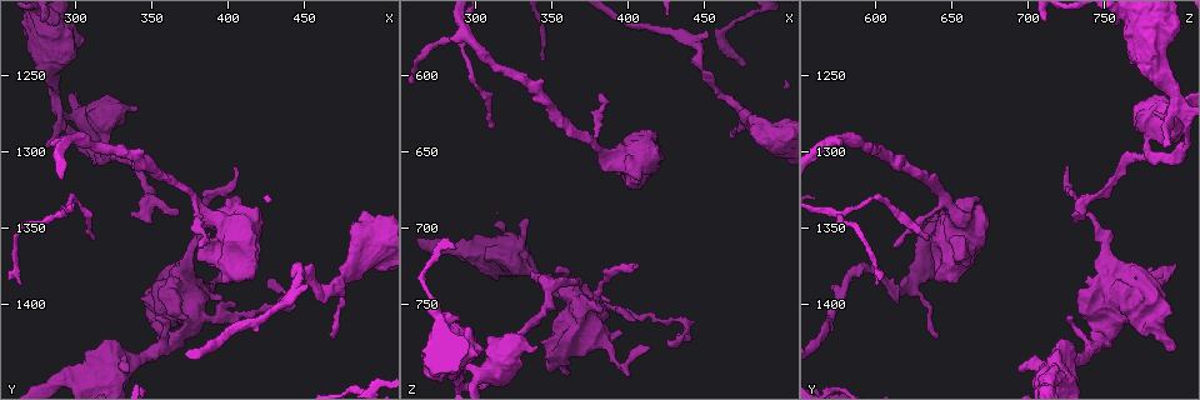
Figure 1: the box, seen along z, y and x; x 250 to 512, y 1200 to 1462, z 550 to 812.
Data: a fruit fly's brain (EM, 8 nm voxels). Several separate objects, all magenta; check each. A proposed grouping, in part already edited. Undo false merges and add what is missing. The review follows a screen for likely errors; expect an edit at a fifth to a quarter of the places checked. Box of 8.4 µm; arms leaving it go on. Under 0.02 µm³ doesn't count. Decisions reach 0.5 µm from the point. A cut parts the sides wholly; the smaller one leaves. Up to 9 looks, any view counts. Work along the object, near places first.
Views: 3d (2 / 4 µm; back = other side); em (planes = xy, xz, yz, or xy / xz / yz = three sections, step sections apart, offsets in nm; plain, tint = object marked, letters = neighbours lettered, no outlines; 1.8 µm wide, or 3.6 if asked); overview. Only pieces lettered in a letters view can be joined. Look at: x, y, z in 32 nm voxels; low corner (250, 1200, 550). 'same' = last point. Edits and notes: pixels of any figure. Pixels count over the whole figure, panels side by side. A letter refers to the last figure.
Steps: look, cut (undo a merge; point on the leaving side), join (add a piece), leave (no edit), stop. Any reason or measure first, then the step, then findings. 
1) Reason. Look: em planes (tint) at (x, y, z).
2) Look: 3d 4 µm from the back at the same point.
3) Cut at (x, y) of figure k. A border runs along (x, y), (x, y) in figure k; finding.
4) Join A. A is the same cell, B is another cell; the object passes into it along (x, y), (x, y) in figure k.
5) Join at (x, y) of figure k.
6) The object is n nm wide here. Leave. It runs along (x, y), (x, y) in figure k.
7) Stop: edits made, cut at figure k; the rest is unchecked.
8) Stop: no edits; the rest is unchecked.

Thin end. Look: em xy step 16 (letters) at (414, 1376, 778).

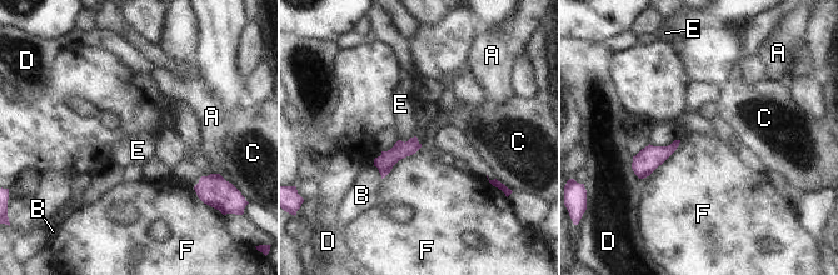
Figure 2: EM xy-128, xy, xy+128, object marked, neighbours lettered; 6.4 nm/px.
Look: em planes (letters) at the same point.

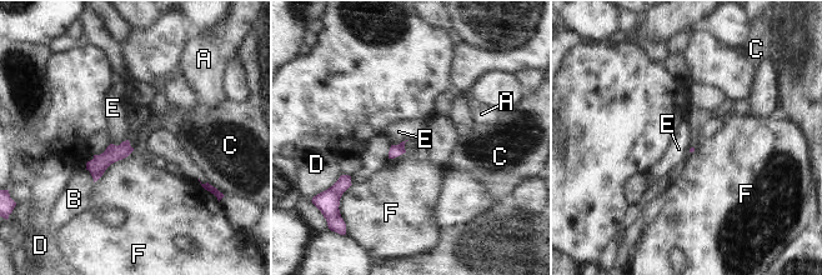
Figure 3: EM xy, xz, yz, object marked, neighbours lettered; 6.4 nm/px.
The longest contact is with F, 340 nm. Leave. A, B, C, D, E and F are other cells; none of them fits.

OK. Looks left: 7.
Sudden change in width. Look: 3d 4 µm from the back at (320, 1294, 778).

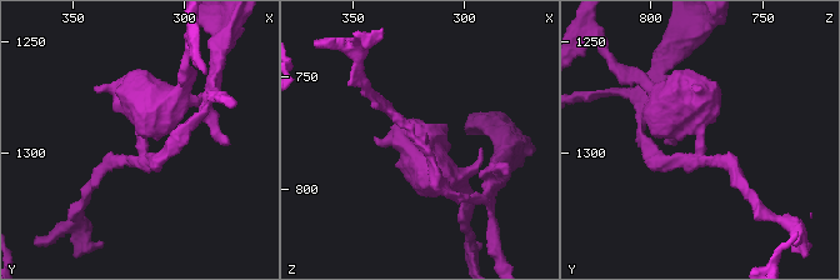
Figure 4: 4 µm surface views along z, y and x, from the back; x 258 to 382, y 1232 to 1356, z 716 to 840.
Now the EM. Look: em yz step 8 (tint) at (321, 1295, 777).

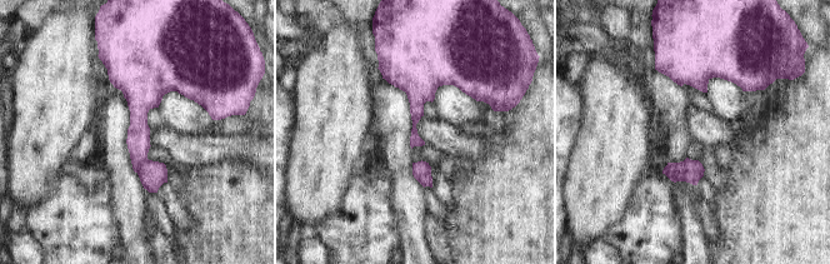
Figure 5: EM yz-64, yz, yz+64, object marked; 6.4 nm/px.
Cut it another way. Look: em planes (letters) at the same point.

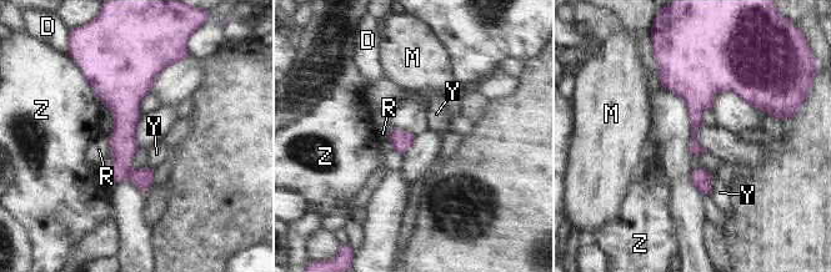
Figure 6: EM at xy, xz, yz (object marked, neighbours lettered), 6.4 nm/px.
Cut at (123, 145) of figure 6. D, M, R, Y and Z are other cells; a border runs along (131, 169), (128, 175) in figure 6; a second neuron is stuck on.

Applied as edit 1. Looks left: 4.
An open end. Look: 3d 4 µm at (416, 1382, 640).

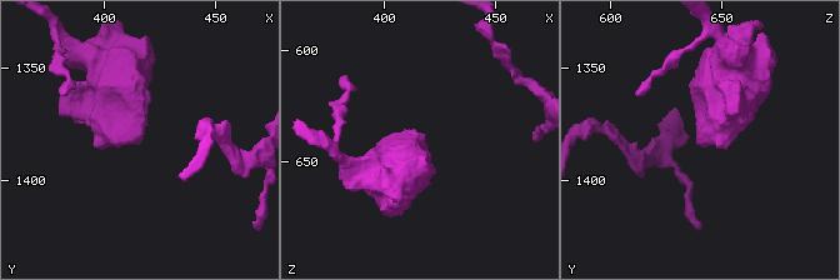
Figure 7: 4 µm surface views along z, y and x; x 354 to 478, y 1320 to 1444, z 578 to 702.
Now the EM. Look: em yz step 16 (tint) at (415, 1383, 641).

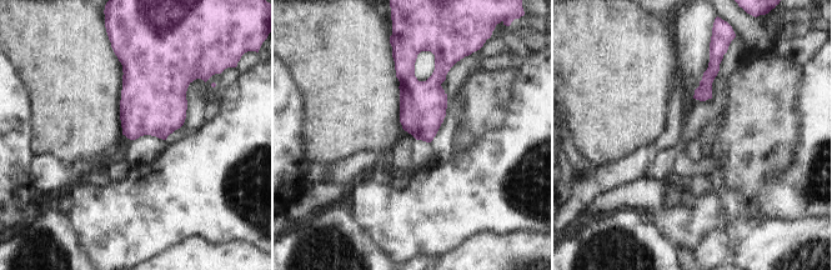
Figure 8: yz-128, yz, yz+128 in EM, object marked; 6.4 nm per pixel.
Look: em yz step 16 (letters) at the same point.

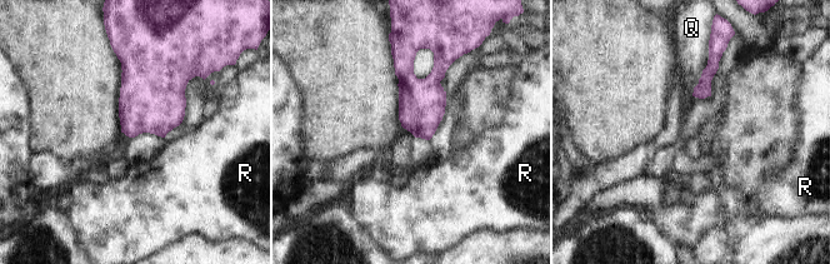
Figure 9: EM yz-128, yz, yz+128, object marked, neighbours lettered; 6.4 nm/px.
The longest contact is with Q, 140 nm. Leave. Q and R are other cells; a border runs along (709, 51), (709, 59), (701, 70) in figure 9; no lettered piece goes on from it.

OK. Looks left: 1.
Stop: edits made, cut at figure 6; the rest is unchecked.

